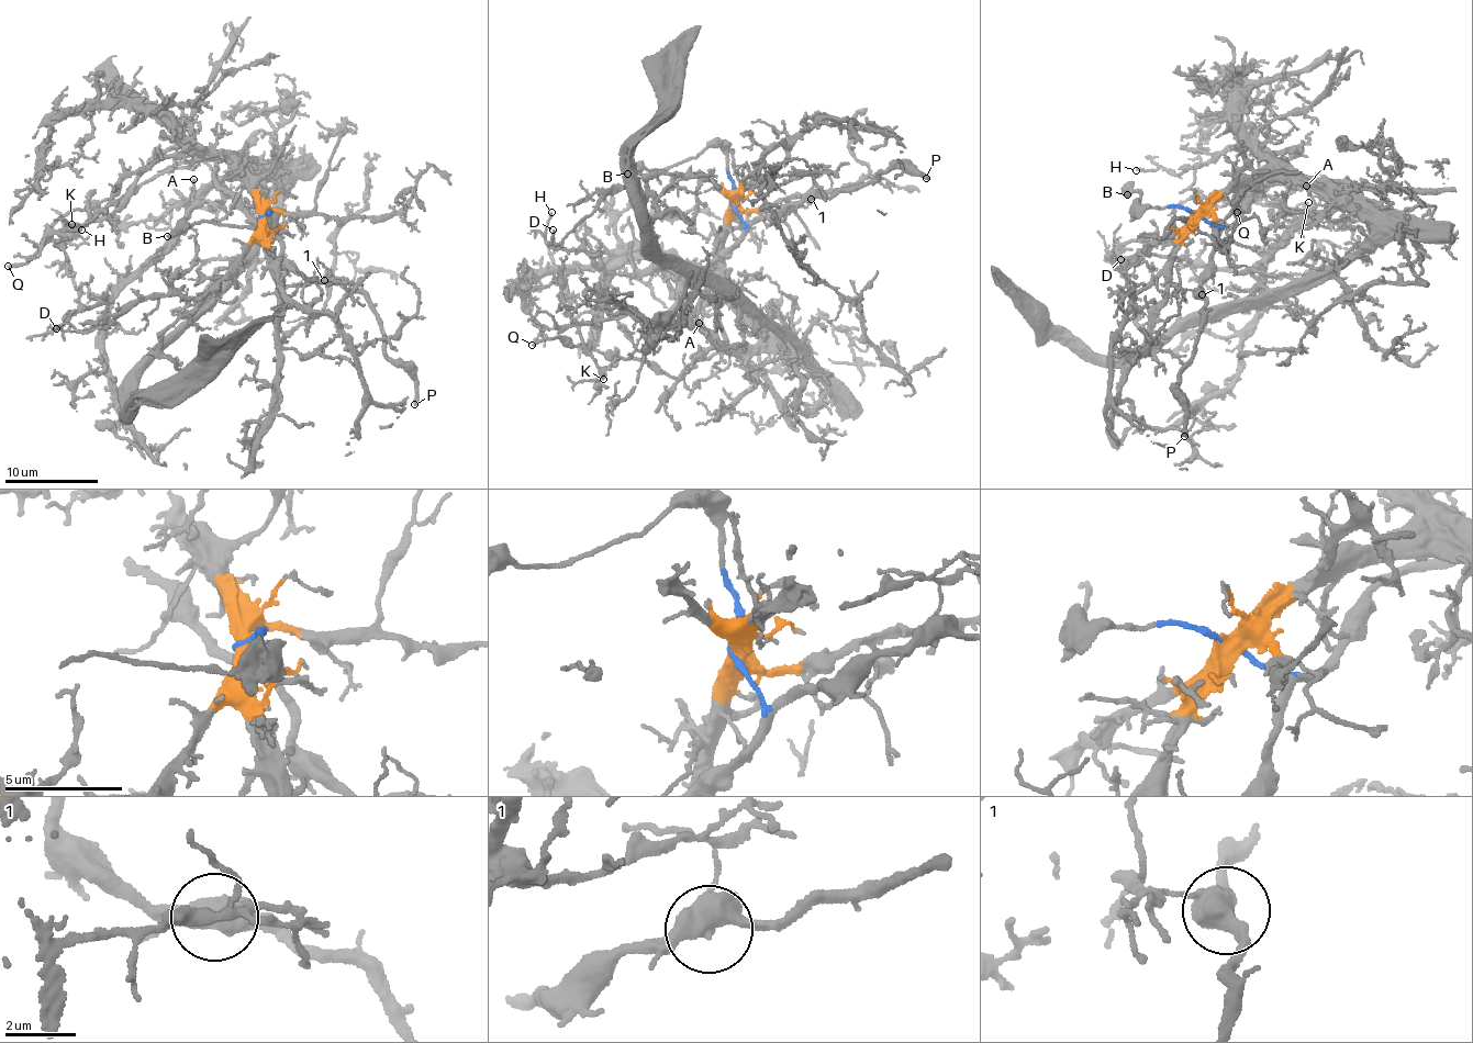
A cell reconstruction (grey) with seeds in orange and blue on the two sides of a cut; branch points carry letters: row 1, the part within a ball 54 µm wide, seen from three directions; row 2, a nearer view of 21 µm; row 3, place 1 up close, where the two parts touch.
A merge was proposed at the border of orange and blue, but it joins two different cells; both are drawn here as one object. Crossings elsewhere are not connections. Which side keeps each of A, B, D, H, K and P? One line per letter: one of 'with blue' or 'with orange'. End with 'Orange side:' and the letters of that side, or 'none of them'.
A: with orange
B: with blue
D: with orange
H: with orange
K: with orange
P: with blue
Orange side: A, D, H, K

